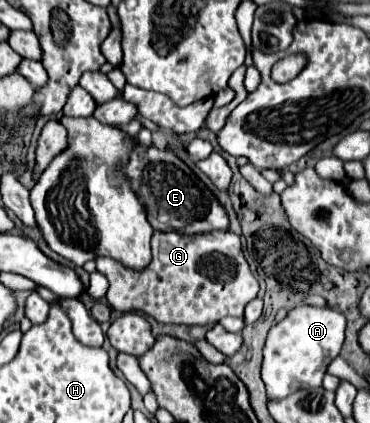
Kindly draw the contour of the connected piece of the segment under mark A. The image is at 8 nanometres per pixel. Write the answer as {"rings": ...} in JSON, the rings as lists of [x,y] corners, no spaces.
{"rings":[[[307,304],[293,308],[285,320],[275,324],[267,334],[261,366],[261,376],[267,386],[267,398],[283,400],[297,390],[319,388],[329,362],[339,354],[345,342],[345,328],[347,320],[341,312]]]}

